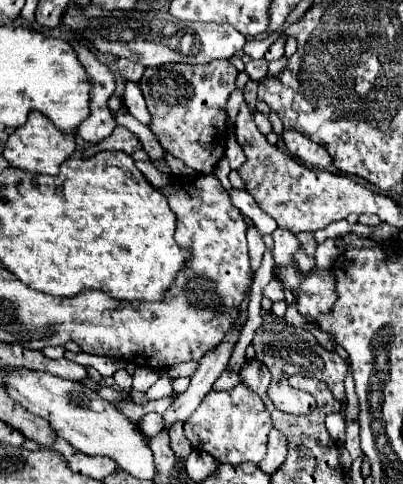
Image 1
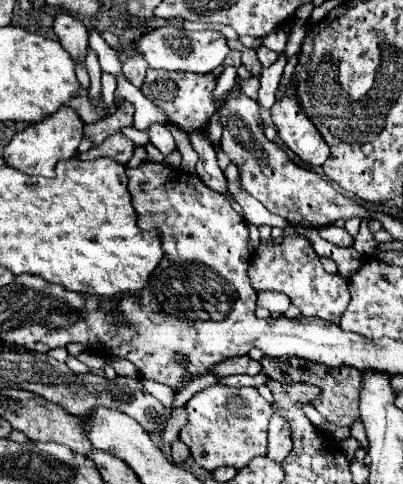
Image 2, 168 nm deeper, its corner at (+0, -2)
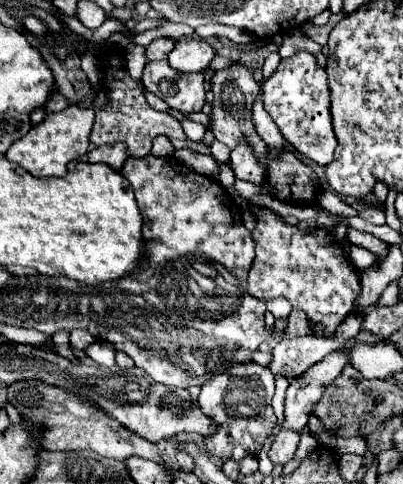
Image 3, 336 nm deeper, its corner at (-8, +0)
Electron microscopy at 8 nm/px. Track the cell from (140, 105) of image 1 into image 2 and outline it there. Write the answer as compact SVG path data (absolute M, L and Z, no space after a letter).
M154 123L154 125L150 125L150 127L146 129L146 133L150 135L150 143L152 143L156 149L160 149L164 155L170 155L170 153L174 151L176 141L174 141L170 129L166 127L166 123Z

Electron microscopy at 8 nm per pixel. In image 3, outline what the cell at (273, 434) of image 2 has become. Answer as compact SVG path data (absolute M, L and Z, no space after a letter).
M360 329L358 335L354 335L350 341L348 341L348 347L344 347L344 351L336 351L328 357L324 357L320 363L312 365L304 375L292 379L288 391L286 391L286 399L284 399L284 429L292 429L292 431L302 431L306 425L308 425L308 419L312 415L312 409L314 405L320 401L324 389L342 373L342 369L346 365L350 365L350 351L358 345L358 343L368 343L368 345L376 345L380 339L378 335L374 335L372 331L366 331L366 329Z

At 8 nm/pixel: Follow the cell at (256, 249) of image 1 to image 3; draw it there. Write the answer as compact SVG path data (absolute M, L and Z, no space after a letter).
M240 139L240 143L232 149L230 161L234 167L234 175L244 181L262 183L266 177L266 165L258 159L254 149L246 139Z

